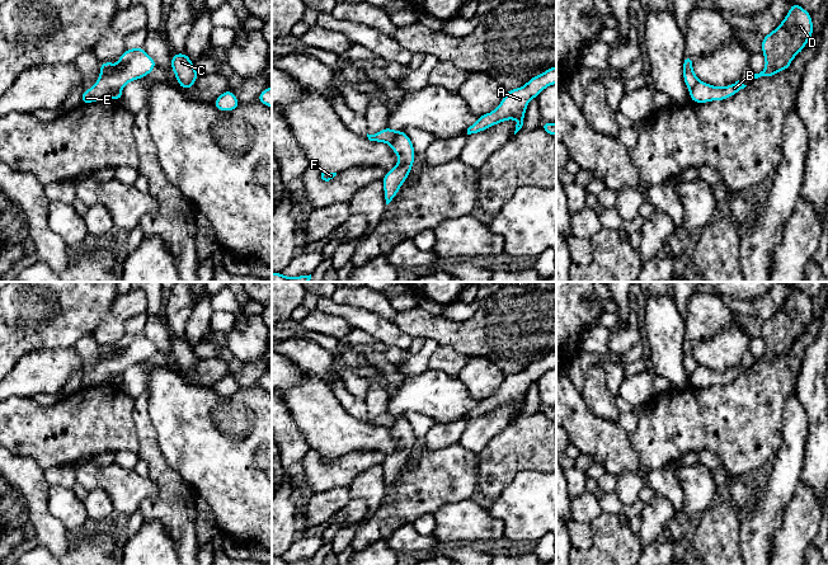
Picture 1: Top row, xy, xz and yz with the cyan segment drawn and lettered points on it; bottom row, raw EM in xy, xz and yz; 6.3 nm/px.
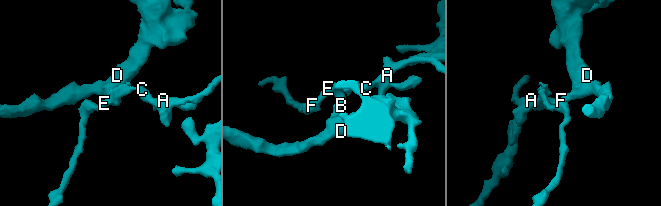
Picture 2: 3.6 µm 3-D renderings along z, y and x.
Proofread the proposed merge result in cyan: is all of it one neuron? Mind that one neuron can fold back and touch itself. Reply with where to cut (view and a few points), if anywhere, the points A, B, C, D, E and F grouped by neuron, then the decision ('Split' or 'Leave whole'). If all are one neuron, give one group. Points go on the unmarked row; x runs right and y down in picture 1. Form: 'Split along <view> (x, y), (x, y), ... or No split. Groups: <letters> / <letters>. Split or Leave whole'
Split along xy (121, 372), (116, 372), (109, 381). Groups: A C E F / B D. Split

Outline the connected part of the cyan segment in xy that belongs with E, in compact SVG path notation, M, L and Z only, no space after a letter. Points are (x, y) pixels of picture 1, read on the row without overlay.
M131 333L113 347L100 347L100 361L90 375L81 378L81 389L109 383L114 373L122 373L130 366L142 363L156 352L156 347L145 333Z

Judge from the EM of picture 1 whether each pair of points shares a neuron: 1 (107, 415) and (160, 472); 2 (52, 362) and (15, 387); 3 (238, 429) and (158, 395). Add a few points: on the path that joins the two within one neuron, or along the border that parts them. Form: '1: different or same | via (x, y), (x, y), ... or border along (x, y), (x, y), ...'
1: different | border along (132, 420), (136, 428), (139, 452)
2: same | via (43, 371), (34, 372), (24, 380)
3: same | via (217, 415), (210, 408), (178, 406)

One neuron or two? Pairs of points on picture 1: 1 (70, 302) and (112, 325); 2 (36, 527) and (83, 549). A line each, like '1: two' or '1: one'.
1: two
2: two

